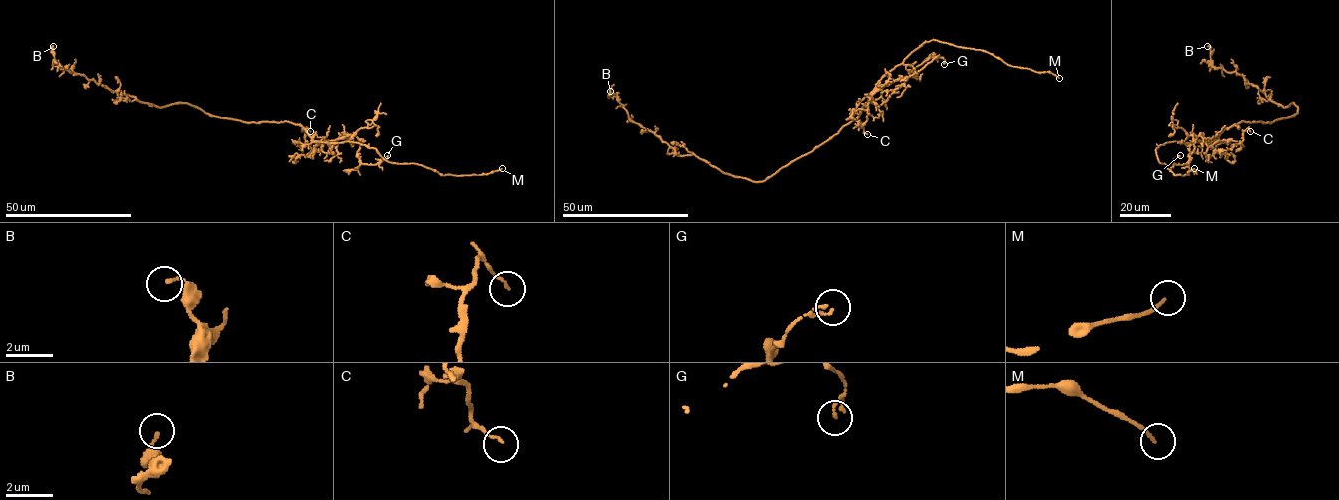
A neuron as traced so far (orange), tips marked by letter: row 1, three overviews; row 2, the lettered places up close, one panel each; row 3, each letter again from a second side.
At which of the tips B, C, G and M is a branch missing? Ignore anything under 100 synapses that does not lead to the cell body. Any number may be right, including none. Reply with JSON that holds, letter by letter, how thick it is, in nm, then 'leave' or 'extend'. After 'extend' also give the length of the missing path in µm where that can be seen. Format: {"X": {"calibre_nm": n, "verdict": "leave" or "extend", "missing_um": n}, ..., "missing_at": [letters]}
{"B": {"calibre_nm": 140, "verdict": "leave"}, "C": {"calibre_nm": 100, "verdict": "leave"}, "G": {"calibre_nm": 70, "verdict": "leave"}, "M": {"calibre_nm": 120, "verdict": "extend", "missing_um": 3}, "missing_at": ["M"]}

